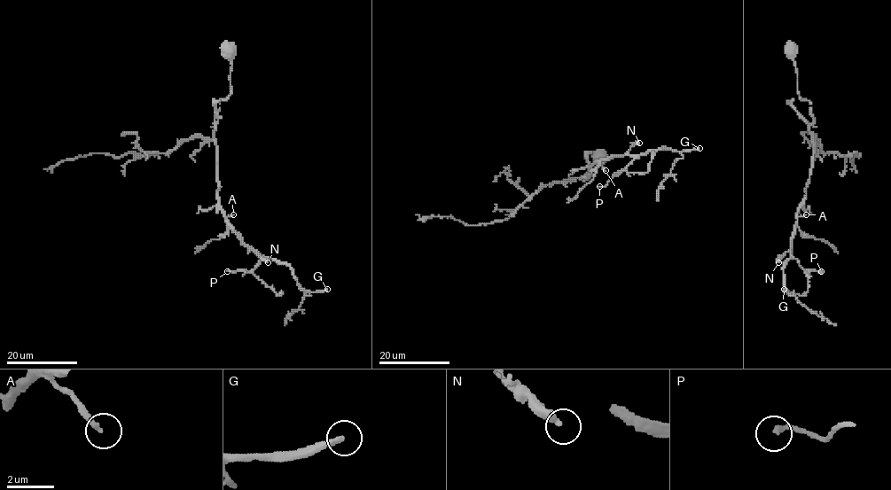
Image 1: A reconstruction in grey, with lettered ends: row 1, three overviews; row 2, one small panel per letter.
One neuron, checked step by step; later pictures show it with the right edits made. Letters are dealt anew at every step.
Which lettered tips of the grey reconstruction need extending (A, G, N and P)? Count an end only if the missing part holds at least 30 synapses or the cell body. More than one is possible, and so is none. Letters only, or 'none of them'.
G

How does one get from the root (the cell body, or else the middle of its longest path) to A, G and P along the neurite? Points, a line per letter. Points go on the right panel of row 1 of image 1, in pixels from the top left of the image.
A: (793, 50), (798, 94), (810, 103), (814, 119), (809, 127), (813, 167), (798, 216), (806, 214)
G: (793, 50), (798, 94), (810, 103), (814, 119), (809, 127), (813, 167), (791, 256), (784, 267), (784, 289)
P: (793, 50), (798, 94), (810, 103), (814, 123), (809, 127), (813, 167), (791, 254), (806, 271), (821, 271)

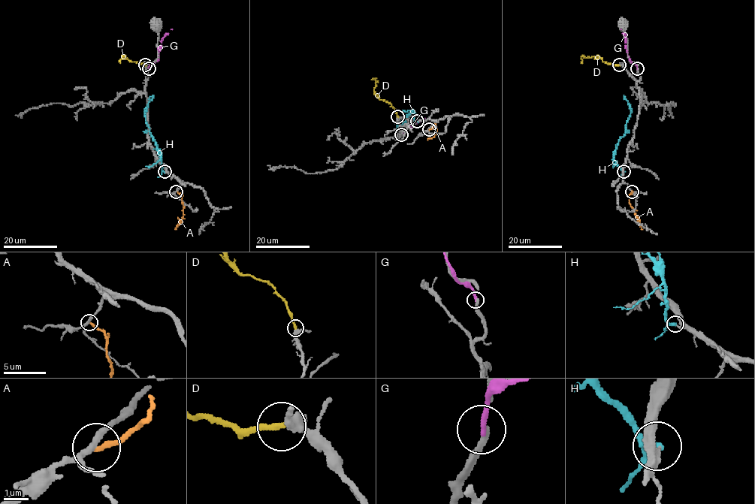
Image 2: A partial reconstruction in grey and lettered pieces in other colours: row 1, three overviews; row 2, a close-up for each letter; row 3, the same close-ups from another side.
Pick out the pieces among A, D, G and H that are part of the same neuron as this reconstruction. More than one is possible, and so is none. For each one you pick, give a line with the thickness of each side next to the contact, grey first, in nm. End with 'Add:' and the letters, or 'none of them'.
D: Thickness 440 nm (grey) against 240 nm
Add: D

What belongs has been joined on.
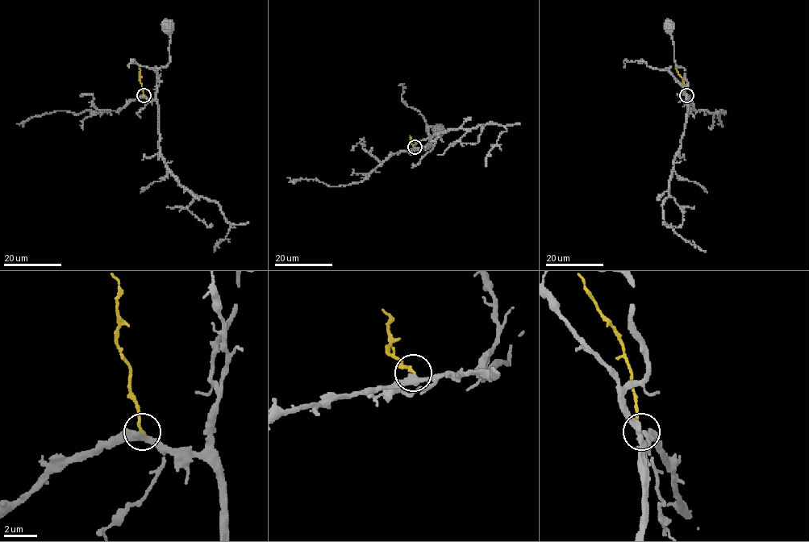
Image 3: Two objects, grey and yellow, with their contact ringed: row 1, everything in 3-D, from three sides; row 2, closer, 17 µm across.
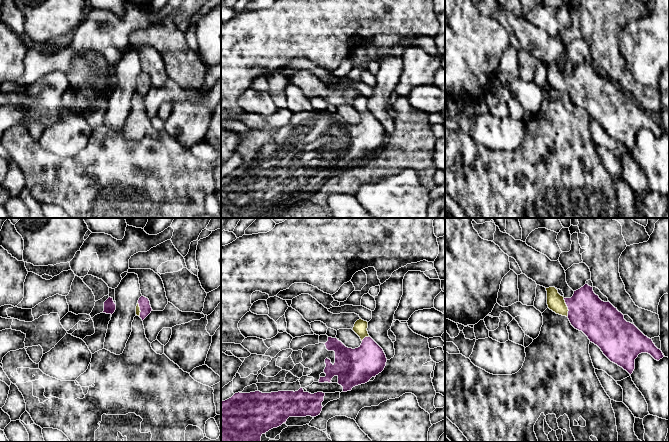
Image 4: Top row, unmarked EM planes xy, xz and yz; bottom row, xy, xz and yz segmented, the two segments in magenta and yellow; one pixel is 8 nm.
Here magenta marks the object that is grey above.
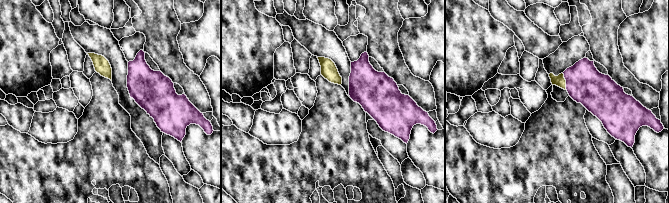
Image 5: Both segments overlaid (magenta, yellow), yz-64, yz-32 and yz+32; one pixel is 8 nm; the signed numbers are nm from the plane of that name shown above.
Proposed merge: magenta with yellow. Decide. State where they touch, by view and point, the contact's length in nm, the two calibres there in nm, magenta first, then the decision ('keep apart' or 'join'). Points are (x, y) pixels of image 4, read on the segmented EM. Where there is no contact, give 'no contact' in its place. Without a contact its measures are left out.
yz (567, 306) | 160 nm | 300/140 nm | join

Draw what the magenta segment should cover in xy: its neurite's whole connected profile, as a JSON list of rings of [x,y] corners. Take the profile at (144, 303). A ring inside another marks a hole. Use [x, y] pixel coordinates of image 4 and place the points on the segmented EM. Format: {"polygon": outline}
{"polygon": [[[141,296],[136,306],[136,315],[143,321],[152,311],[149,299]]]}

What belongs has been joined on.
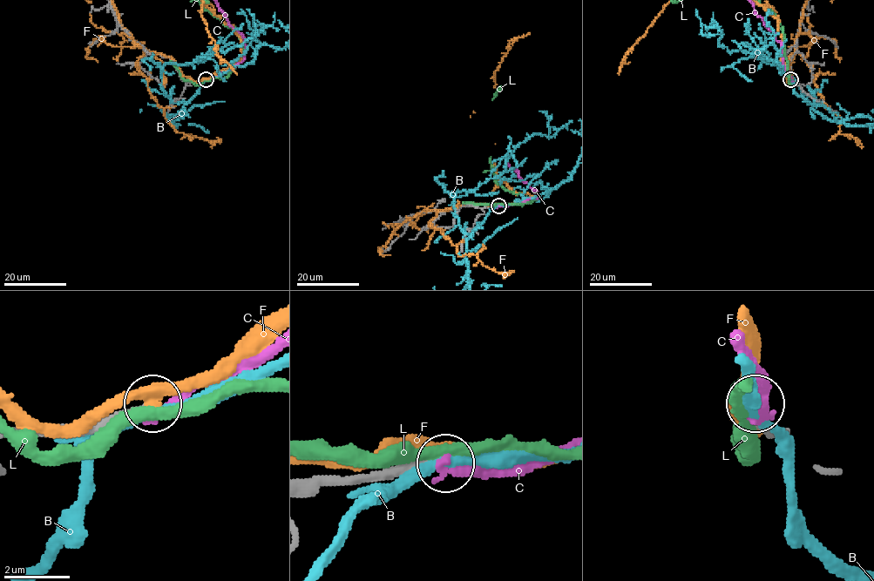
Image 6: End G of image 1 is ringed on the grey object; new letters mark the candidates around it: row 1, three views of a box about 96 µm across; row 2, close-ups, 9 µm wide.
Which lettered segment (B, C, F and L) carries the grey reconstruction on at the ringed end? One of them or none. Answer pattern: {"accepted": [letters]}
{"accepted": []}

